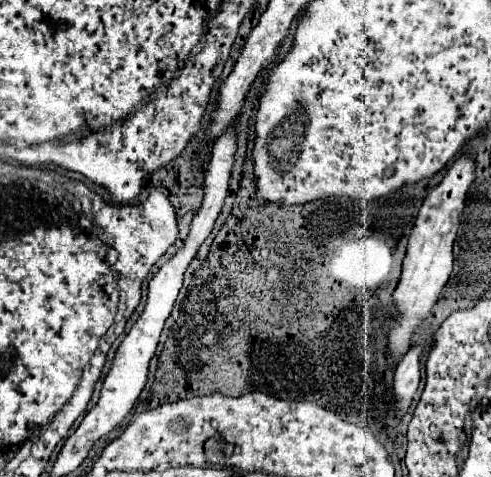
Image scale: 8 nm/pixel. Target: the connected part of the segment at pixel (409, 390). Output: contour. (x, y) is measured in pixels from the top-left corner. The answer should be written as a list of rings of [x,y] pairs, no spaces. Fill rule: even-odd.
[[[423,340],[415,342],[395,370],[393,390],[395,390],[395,396],[397,396],[399,414],[407,412],[407,408],[409,408],[409,404],[411,404],[415,392],[417,392],[417,386],[419,386],[419,356],[421,356],[423,350],[425,350],[425,342]]]

